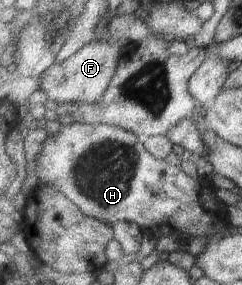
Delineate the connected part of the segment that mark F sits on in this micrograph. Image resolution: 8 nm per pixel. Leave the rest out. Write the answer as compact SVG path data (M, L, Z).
M110 38L108 41L110 42L92 40L63 62L52 64L41 78L38 78L38 89L47 95L48 101L54 100L61 104L97 102L111 84L122 54L121 43L111 41Z

